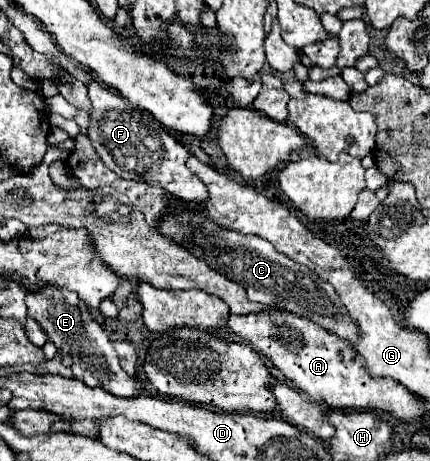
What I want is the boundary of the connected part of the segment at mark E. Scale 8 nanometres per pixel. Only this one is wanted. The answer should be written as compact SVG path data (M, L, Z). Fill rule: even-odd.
M50 287L40 293L26 295L26 305L28 305L28 317L38 321L38 325L48 335L48 341L52 341L60 351L60 357L64 359L66 355L72 355L70 369L74 373L74 379L86 383L88 387L100 387L116 397L136 395L134 379L128 377L120 367L112 341L108 339L106 331L92 319L88 305L84 305L84 301L80 301L76 293Z

